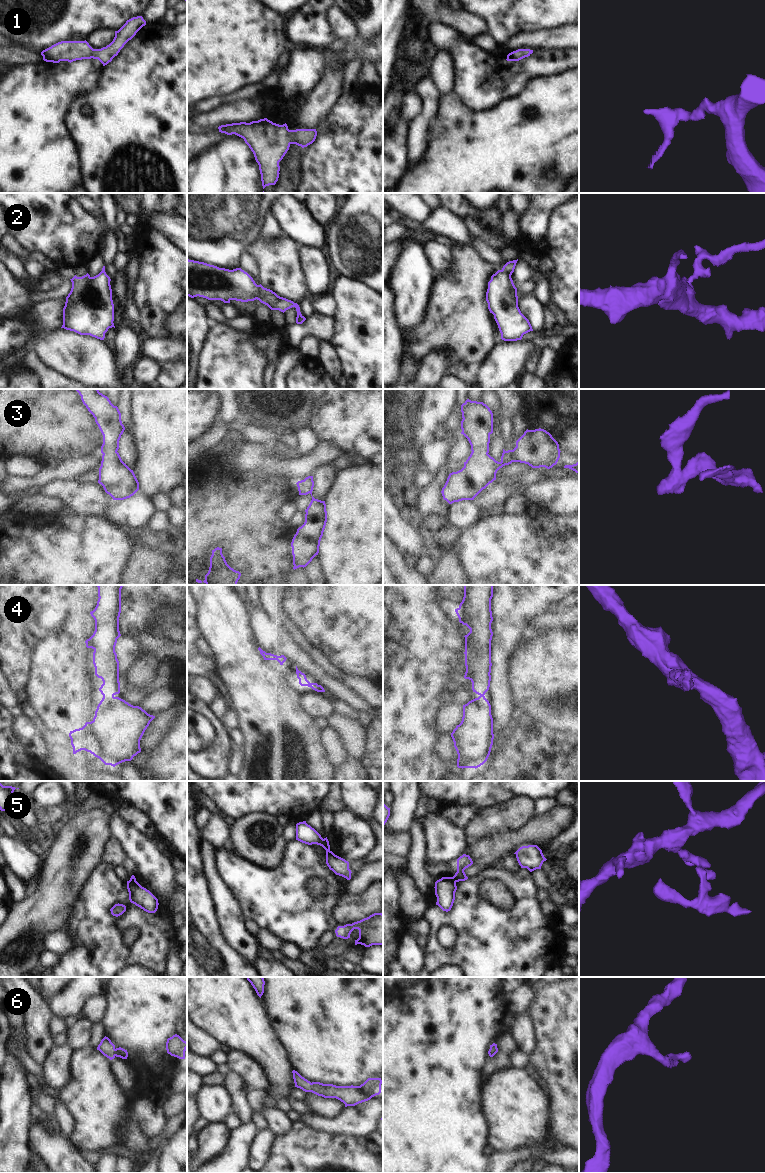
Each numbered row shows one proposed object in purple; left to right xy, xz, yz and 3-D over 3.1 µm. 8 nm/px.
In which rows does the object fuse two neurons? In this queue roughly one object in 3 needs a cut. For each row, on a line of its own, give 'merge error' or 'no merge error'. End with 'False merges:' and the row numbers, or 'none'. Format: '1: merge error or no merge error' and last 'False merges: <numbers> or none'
1: no merge error
2: no merge error
3: no merge error
4: no merge error
5: merge error
6: no merge error
False merges: 5

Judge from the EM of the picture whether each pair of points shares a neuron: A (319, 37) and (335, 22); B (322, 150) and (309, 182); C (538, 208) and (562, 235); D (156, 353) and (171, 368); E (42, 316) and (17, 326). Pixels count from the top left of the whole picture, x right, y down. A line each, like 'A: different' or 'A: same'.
A: different
B: same
C: different
D: different
E: same

